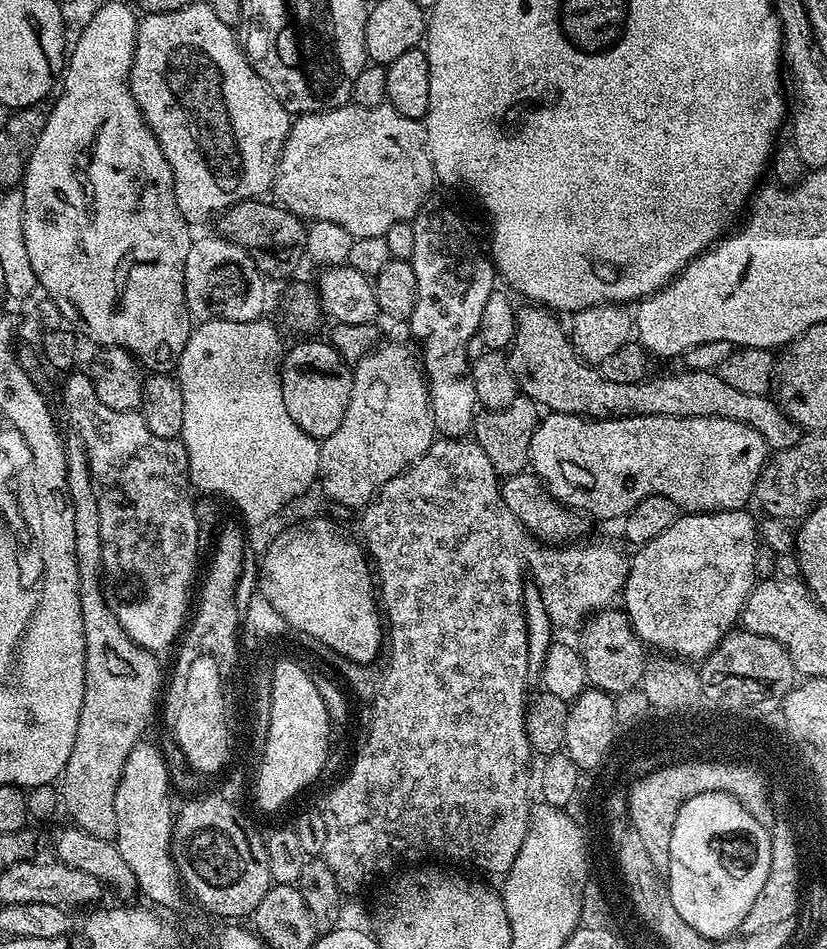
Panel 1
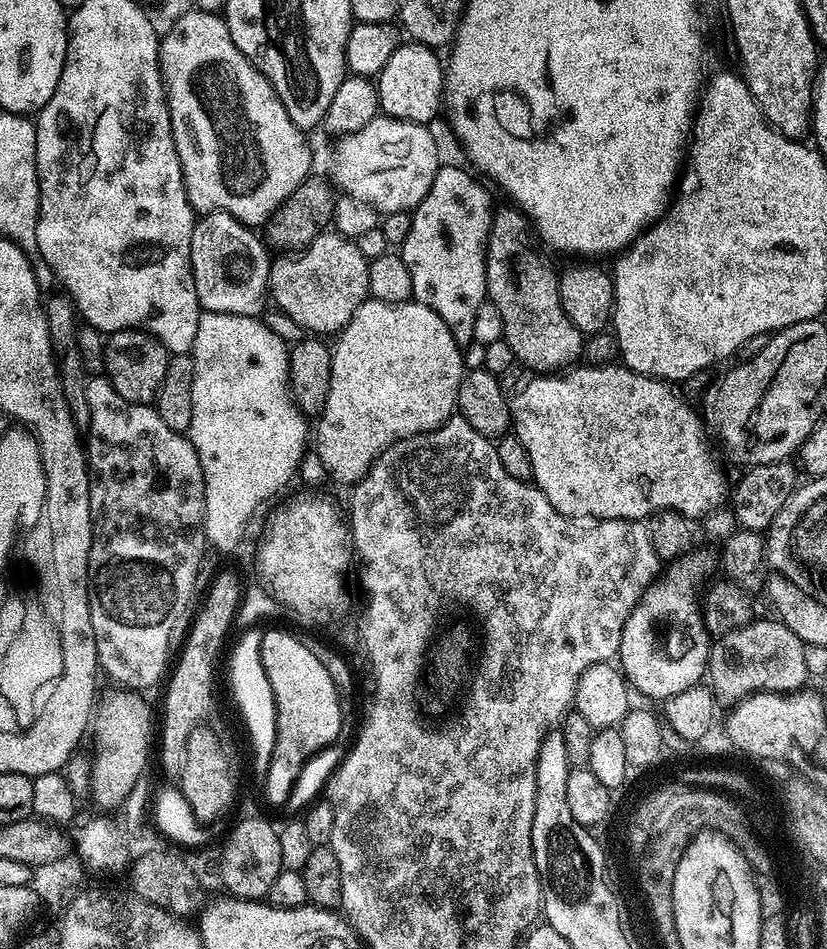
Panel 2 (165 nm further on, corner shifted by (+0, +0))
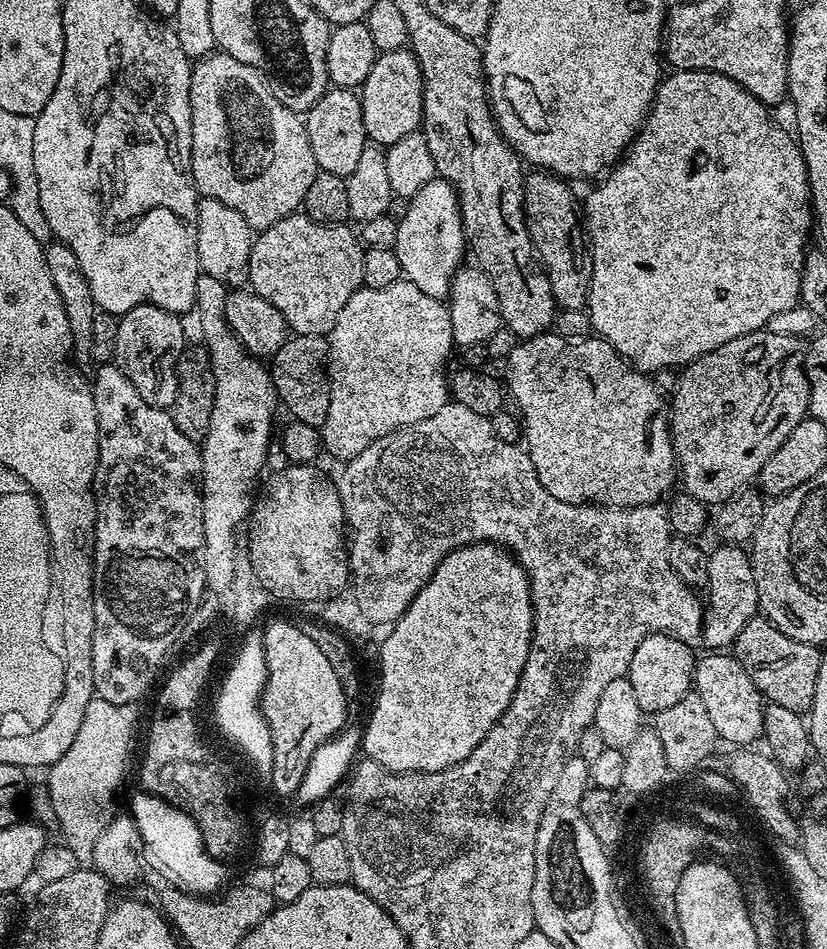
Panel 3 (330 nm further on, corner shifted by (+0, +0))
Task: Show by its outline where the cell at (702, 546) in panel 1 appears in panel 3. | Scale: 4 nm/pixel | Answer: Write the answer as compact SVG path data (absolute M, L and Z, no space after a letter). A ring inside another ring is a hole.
M651 632L642 642L638 642L638 650L634 650L634 658L630 658L628 681L634 686L634 695L640 711L655 714L674 706L678 698L682 698L693 687L696 675L697 657L687 643L667 632Z

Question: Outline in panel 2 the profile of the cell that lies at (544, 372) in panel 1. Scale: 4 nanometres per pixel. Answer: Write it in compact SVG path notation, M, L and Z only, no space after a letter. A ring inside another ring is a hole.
M507 206L495 213L488 240L487 256L485 258L485 286L487 299L498 306L502 314L504 339L515 354L517 361L536 374L556 374L569 366L575 365L581 359L584 351L585 333L579 332L566 318L566 310L562 310L560 301L560 281L557 269L552 269L524 239L530 236L530 221L519 208Z

